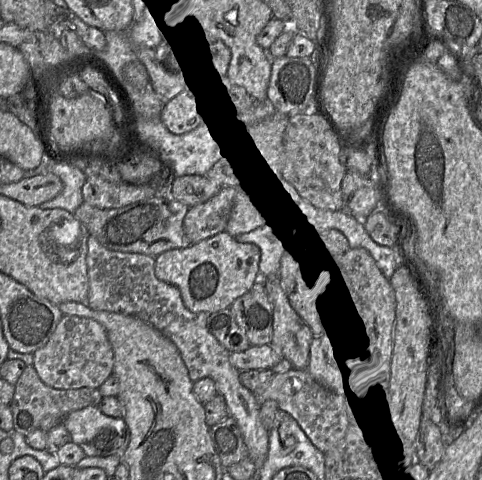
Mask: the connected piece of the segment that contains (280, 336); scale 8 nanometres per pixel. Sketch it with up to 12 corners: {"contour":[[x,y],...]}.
{"contour":[[278,275],[264,277],[271,343],[306,370],[316,332],[292,307]]}

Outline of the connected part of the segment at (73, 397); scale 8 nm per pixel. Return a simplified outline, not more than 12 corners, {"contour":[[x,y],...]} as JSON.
{"contour":[[27,365],[9,404],[13,429],[48,432],[98,406],[98,388],[52,388]]}

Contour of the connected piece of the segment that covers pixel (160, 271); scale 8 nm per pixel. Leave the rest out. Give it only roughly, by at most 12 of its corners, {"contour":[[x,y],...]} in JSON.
{"contour":[[228,232],[155,257],[192,312],[231,307],[260,249]]}

